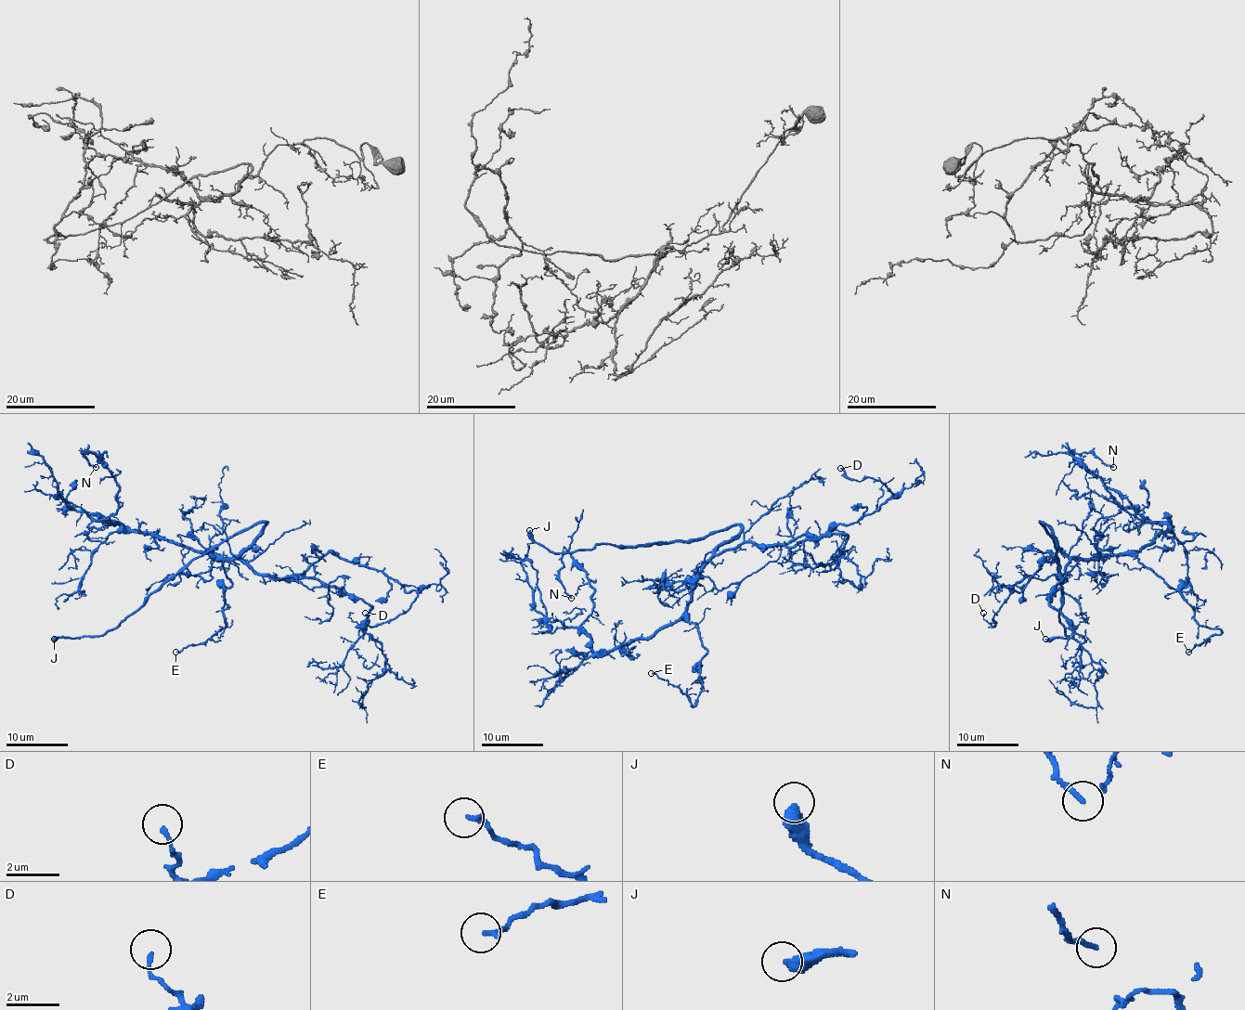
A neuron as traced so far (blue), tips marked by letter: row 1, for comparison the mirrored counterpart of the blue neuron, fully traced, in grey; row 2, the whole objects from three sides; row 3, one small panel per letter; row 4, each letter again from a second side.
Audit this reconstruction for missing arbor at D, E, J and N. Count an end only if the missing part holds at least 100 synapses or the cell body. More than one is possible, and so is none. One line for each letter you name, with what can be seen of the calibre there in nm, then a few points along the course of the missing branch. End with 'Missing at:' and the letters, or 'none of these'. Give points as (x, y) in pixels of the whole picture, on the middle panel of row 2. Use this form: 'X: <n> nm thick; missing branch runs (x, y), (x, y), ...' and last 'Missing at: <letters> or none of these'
J: 500 nm thick
Missing at: J

